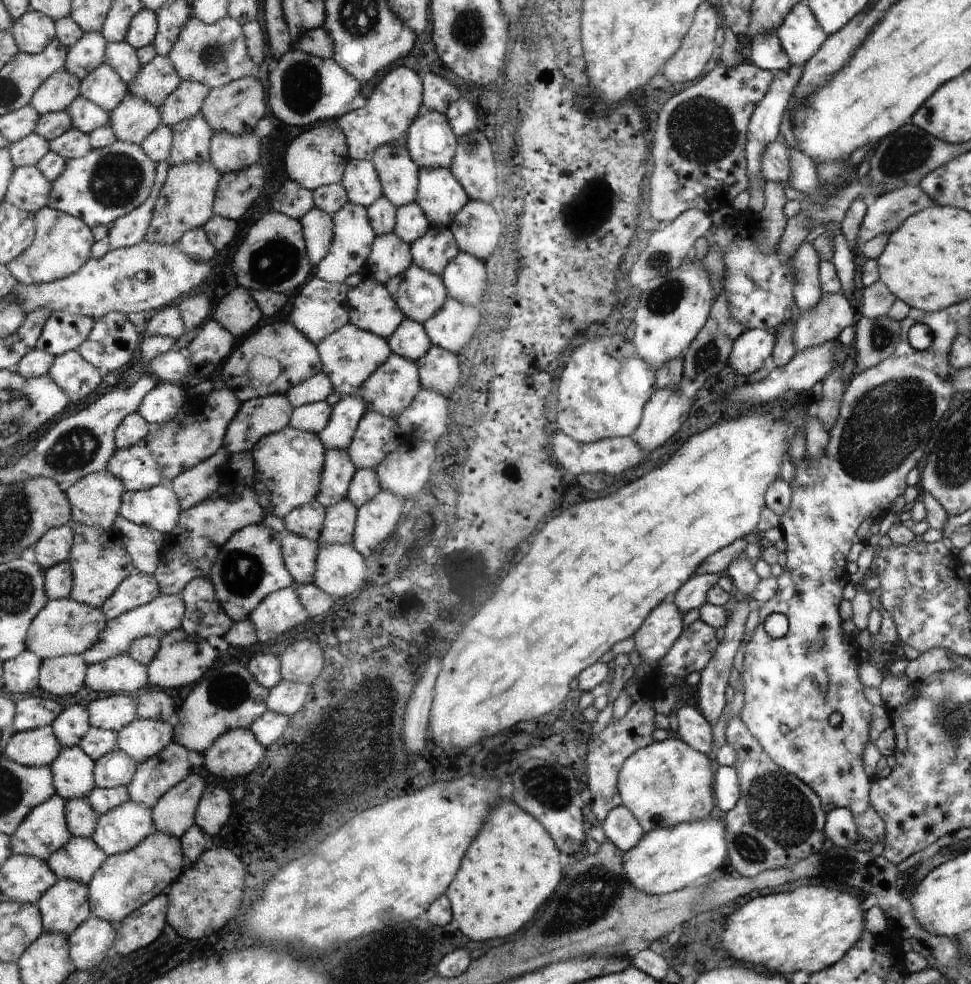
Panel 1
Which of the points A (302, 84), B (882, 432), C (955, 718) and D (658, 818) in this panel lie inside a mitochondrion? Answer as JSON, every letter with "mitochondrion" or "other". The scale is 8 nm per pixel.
{"A":"mitochondrion","B":"mitochondrion","C":"mitochondrion","D":"mitochondrion"}

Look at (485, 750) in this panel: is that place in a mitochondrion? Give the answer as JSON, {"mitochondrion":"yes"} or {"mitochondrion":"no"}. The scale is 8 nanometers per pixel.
{"mitochondrion":"no"}

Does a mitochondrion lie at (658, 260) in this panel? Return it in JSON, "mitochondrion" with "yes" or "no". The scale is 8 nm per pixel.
{"mitochondrion":"yes"}

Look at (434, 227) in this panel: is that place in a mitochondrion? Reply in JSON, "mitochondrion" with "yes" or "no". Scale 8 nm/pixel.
{"mitochondrion":"no"}

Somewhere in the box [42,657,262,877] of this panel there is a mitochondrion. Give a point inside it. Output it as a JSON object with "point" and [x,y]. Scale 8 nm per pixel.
{"point":[227,691]}

